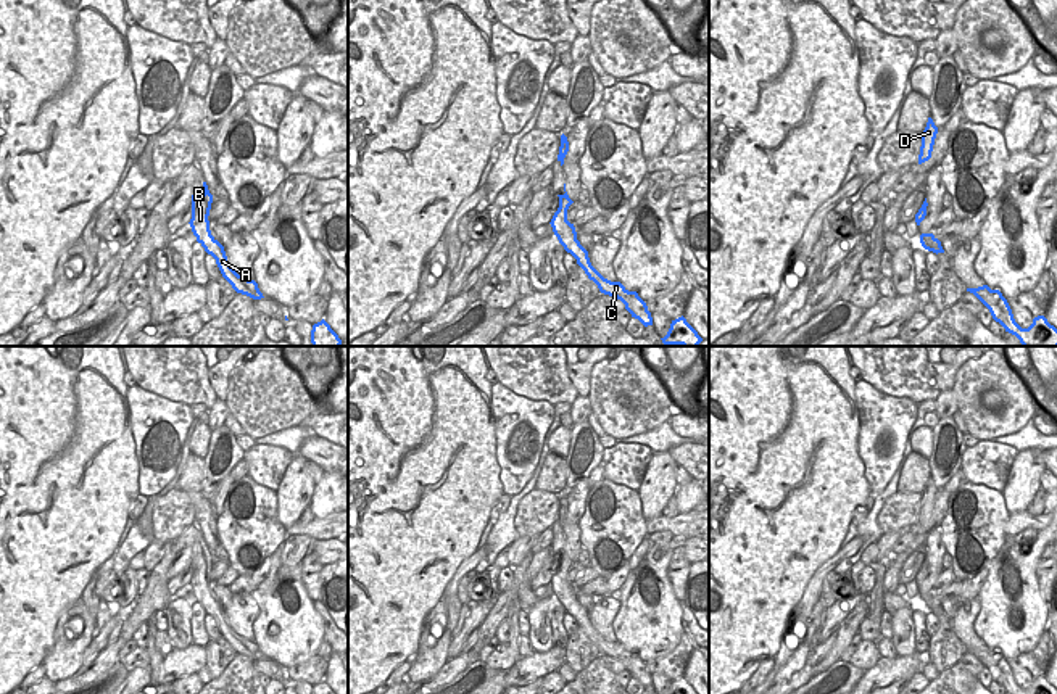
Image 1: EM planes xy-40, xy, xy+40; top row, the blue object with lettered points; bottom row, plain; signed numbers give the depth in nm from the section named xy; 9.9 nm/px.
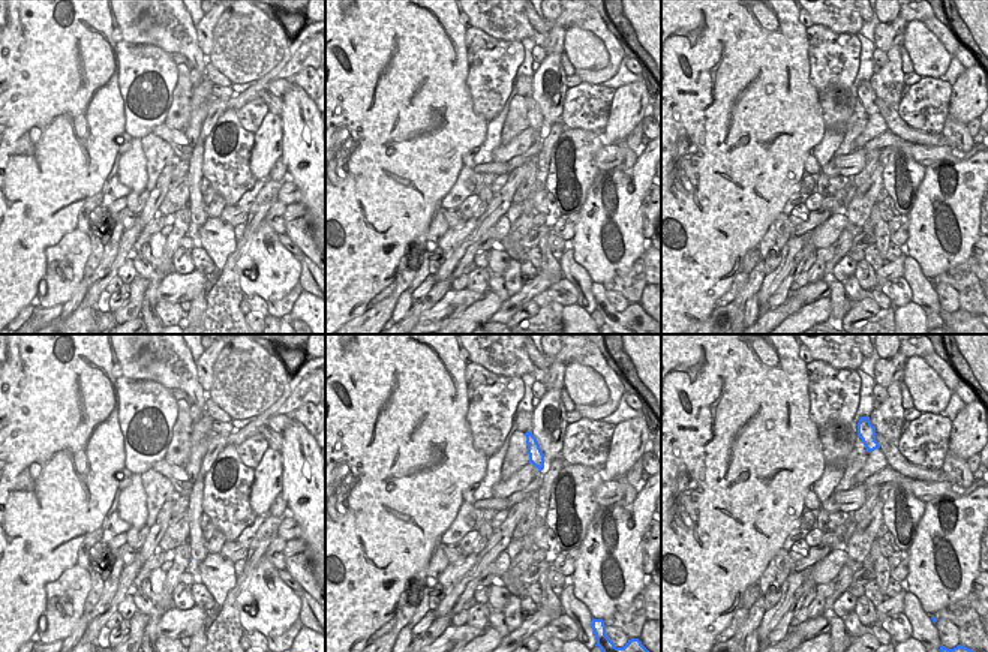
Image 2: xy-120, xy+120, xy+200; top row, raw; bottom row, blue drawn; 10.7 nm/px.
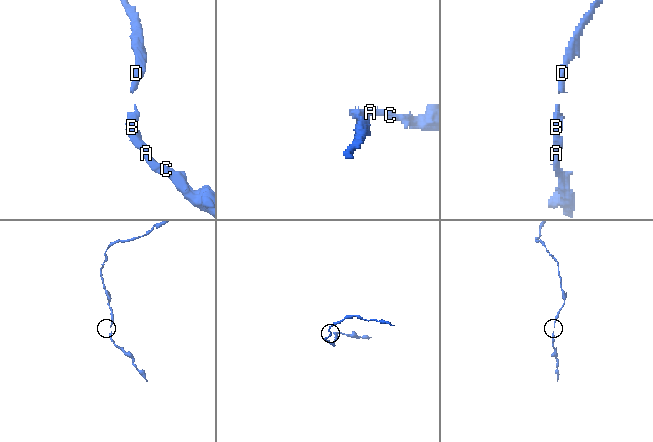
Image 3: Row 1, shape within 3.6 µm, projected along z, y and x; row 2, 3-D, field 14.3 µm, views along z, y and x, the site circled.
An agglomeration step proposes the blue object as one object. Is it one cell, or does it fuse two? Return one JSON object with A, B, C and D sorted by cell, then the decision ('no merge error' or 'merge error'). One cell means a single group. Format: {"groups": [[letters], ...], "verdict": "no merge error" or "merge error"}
{"groups": [["A", "B", "C", "D"]], "verdict": "no merge error"}

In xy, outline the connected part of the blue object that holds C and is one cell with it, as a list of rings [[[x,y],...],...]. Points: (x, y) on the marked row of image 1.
[[[567,192],[559,196],[559,208],[551,219],[551,227],[559,243],[567,253],[570,253],[577,264],[585,271],[590,280],[593,280],[599,291],[620,299],[632,317],[638,319],[645,327],[653,325],[651,312],[646,303],[638,296],[636,291],[628,291],[620,282],[611,282],[604,279],[590,262],[588,251],[577,240],[574,224],[567,221],[567,209],[574,203]]]

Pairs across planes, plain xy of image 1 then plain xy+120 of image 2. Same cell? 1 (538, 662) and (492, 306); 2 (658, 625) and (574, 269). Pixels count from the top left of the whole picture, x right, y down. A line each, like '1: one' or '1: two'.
1: one
2: two

